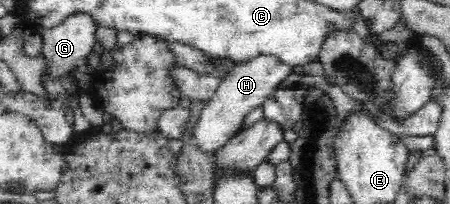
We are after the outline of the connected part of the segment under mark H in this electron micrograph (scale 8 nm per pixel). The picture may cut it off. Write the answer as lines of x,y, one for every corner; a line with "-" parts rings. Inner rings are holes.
259,54
250,61
235,64
224,77
215,94
207,101
199,114
199,123
195,129
195,142
209,154
219,151
221,145
229,142
246,116
262,104
276,91
278,86
293,74
293,67
286,65
272,54

